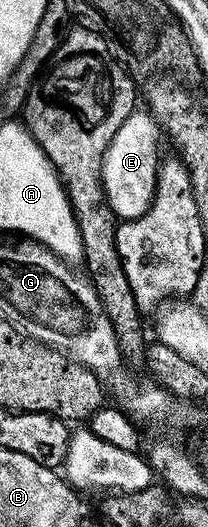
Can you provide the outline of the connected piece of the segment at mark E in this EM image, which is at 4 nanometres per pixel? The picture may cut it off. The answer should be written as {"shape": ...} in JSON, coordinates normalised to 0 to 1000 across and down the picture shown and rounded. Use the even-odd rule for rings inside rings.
{"shape":[[[649,207],[596,237],[558,245],[558,260],[538,260],[490,302],[490,357],[510,368],[510,385],[572,417],[649,416],[721,395],[760,349],[760,269],[774,264],[788,264],[788,249],[760,228],[702,207]]]}

